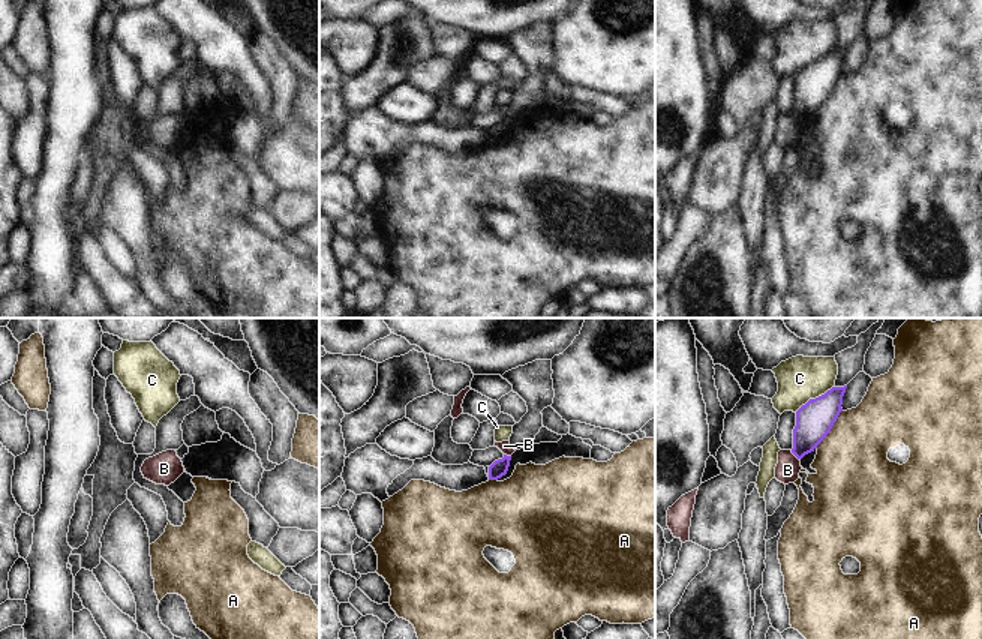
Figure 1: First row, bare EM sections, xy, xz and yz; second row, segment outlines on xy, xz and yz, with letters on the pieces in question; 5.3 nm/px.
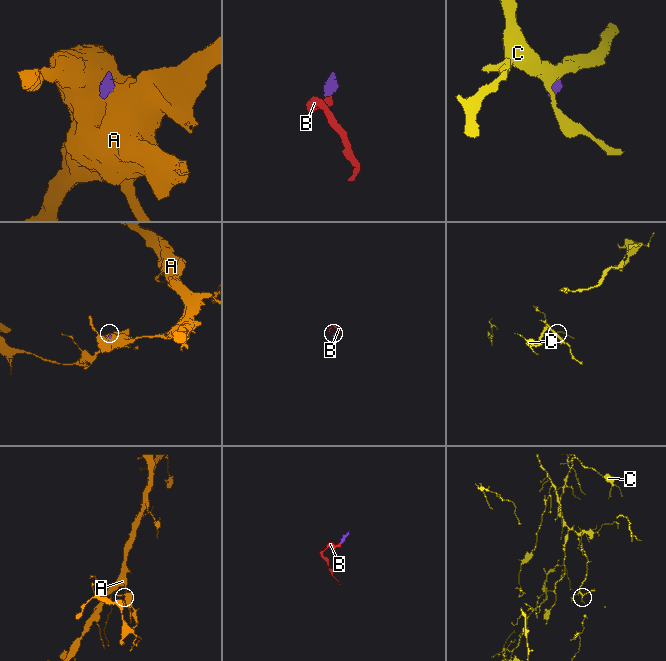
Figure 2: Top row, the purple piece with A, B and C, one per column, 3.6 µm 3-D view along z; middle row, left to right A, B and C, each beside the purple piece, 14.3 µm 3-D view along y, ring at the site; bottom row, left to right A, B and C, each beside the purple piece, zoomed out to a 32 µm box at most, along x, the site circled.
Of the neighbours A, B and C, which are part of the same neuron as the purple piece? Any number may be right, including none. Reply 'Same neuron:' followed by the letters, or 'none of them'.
Same neuron: none of them

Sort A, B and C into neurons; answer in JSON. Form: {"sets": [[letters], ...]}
{"sets": [["A"], ["B"], ["C"]]}

